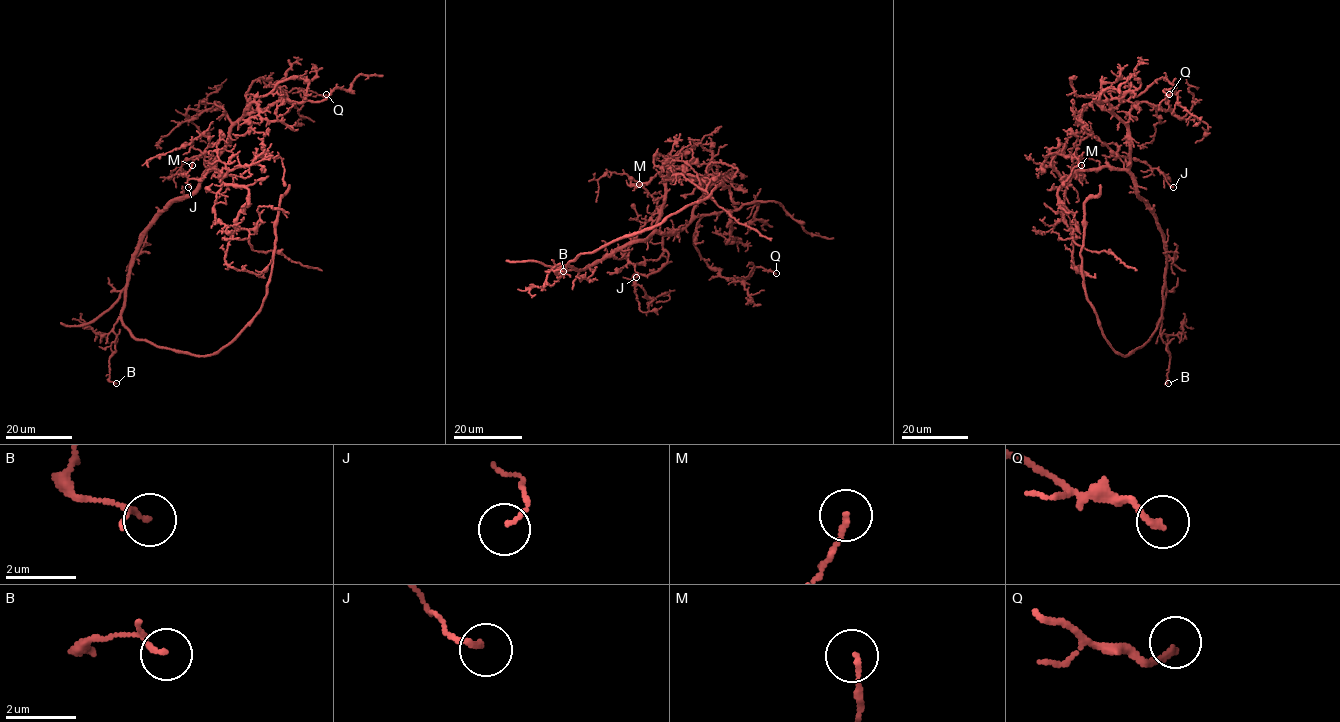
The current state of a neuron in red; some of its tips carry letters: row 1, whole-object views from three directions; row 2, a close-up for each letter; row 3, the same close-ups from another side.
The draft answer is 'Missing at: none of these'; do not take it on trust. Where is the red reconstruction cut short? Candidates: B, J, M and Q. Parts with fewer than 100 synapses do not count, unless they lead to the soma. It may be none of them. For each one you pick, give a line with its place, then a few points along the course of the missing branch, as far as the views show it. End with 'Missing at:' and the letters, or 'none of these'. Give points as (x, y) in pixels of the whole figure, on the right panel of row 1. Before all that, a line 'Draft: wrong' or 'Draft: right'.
Draft: right
Missing at: none of these

